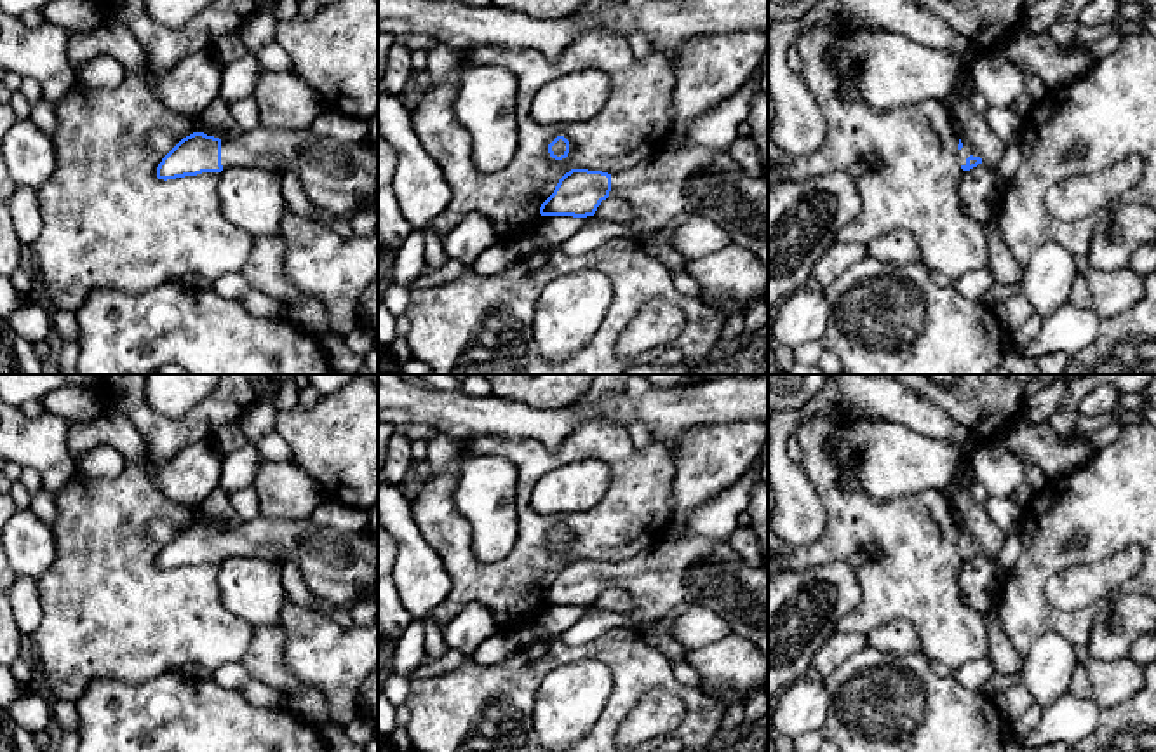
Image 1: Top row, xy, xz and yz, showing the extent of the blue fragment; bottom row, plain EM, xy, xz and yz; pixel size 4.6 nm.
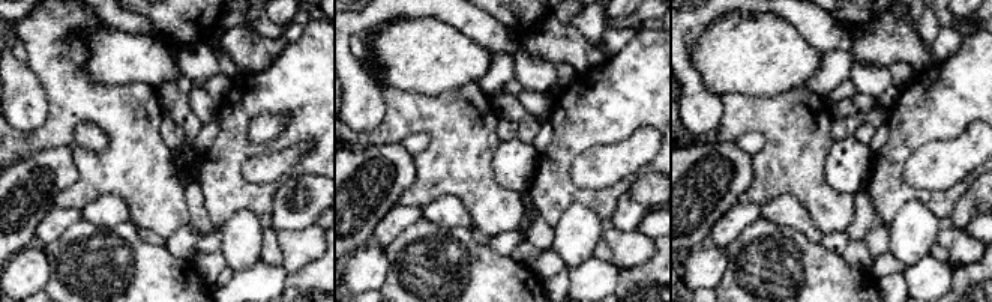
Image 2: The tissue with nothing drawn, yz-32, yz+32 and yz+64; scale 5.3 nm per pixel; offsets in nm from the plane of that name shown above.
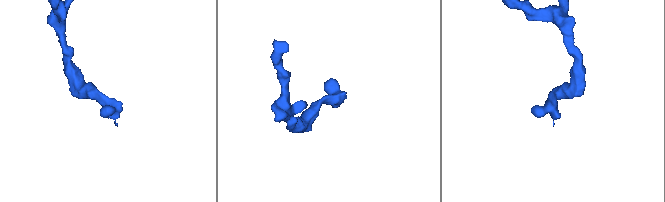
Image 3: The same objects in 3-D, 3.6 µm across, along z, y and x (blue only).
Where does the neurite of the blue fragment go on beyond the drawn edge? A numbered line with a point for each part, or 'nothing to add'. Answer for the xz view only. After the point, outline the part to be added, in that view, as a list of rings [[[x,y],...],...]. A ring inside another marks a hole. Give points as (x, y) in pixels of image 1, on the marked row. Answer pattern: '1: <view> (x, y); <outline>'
1: xz (700, 181); [[[691,144],[681,151],[658,151],[628,171],[611,174],[609,197],[622,197],[634,207],[635,216],[627,223],[637,232],[658,232],[681,214],[707,218],[768,270],[768,176],[745,172],[729,150]]]

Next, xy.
1: xy (338, 176); [[[259,125],[237,139],[221,141],[221,165],[292,172],[313,205],[333,218],[345,216],[366,202],[378,204],[378,148],[371,139],[336,141],[310,129],[282,131]]]

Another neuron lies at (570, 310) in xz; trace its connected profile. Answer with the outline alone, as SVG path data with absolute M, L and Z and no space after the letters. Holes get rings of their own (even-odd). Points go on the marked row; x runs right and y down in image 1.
M592 268L554 279L538 296L533 336L547 362L562 362L590 343L613 299L611 280Z

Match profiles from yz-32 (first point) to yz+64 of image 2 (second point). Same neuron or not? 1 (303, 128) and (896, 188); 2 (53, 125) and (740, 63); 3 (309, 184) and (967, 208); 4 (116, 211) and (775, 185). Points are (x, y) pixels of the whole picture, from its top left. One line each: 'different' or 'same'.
1: same
2: different
3: same
4: different

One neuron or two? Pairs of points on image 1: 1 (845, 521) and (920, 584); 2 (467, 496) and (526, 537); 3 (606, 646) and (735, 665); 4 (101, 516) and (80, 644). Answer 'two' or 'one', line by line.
1: one
2: two
3: two
4: one

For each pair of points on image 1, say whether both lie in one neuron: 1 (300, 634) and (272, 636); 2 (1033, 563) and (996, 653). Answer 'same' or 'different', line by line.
1: different
2: different

